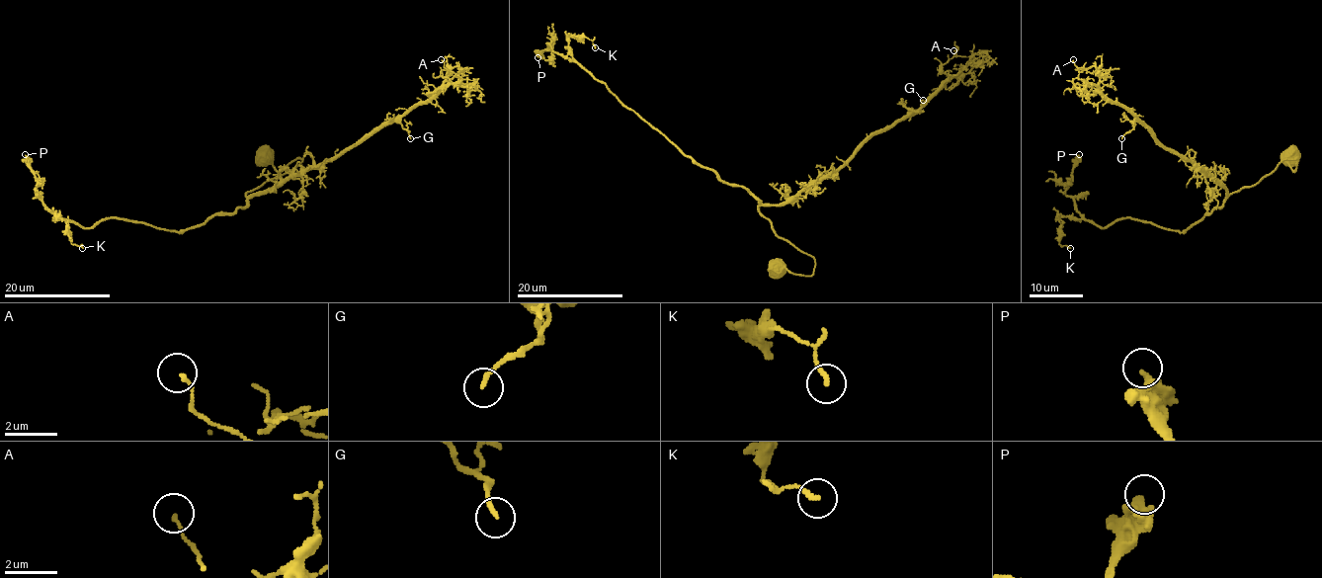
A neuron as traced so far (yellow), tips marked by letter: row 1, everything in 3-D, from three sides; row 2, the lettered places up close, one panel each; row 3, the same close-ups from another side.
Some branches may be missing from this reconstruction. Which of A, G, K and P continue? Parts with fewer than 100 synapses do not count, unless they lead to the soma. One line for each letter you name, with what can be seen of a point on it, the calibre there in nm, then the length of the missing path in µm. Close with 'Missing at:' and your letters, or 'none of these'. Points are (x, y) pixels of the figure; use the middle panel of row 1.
Missing at: none of these

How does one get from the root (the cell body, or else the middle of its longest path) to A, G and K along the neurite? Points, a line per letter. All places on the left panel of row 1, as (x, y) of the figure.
A: (264, 158), (277, 170), (302, 160), (248, 196), (319, 169), (455, 85), (462, 78), (441, 59)
G: (264, 158), (277, 170), (302, 160), (248, 196), (279, 188), (299, 170), (319, 169), (395, 121), (410, 138)
K: (264, 158), (277, 170), (302, 160), (193, 227), (55, 217), (82, 248)

